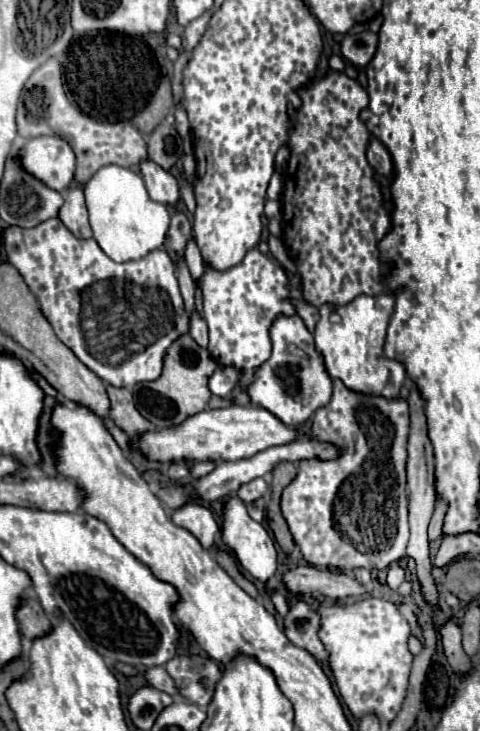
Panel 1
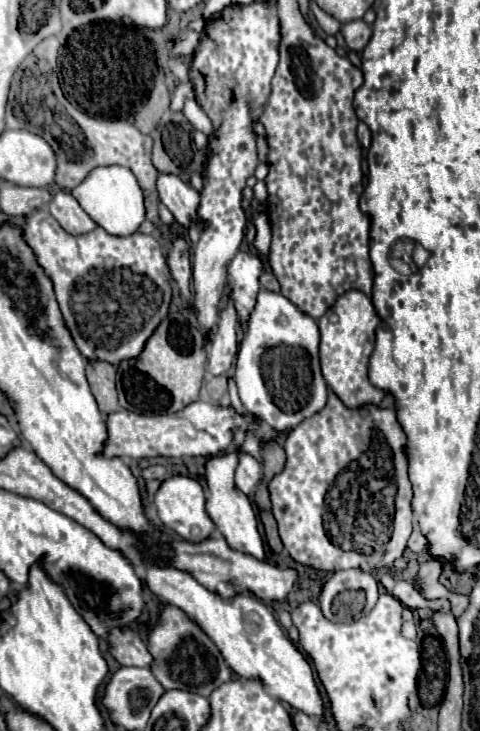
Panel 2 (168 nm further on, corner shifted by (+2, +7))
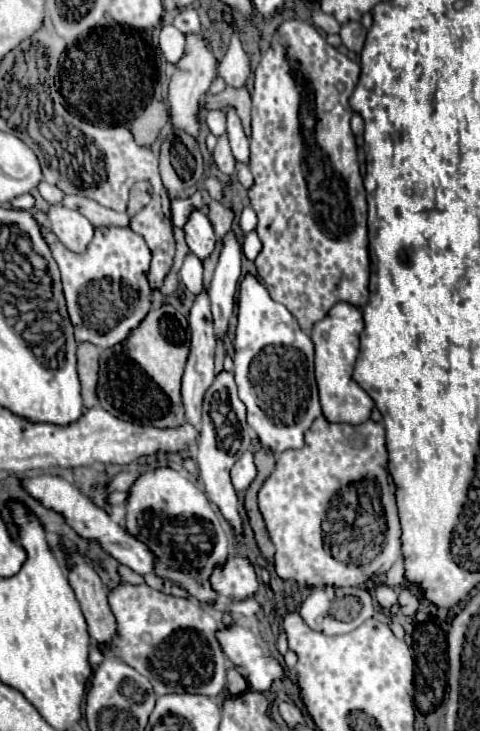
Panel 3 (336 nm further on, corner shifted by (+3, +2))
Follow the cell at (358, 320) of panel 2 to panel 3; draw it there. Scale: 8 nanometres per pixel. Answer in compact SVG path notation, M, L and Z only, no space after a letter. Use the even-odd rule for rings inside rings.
M336 303L328 315L314 325L312 329L312 341L316 347L316 385L320 393L320 405L322 415L330 423L352 423L360 425L370 419L370 411L374 407L374 401L368 397L368 393L352 379L354 363L358 357L358 345L360 345L360 333L364 329L362 313L350 305L350 303Z

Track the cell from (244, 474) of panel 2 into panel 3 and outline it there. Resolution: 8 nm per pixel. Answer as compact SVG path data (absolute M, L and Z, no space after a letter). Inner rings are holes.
M246 451L230 469L230 479L236 491L246 491L252 479L256 477L256 465L250 451Z

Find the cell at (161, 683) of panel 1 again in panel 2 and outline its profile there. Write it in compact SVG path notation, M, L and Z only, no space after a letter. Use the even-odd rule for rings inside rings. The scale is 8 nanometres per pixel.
M113 630L109 636L111 654L117 658L121 666L135 666L135 668L151 668L153 656L147 650L147 644L139 634L131 630Z

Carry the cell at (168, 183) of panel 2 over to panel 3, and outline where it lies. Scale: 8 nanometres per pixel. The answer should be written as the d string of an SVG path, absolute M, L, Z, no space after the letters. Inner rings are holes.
M192 211L184 231L186 231L186 241L188 241L190 251L202 261L210 257L210 253L216 247L216 235L208 217L202 215L200 211Z

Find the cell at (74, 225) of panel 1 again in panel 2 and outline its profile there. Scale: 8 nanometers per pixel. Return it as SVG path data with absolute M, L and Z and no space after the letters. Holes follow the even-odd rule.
M59 190L53 196L53 200L49 204L49 212L69 234L77 236L77 234L85 234L85 232L91 232L97 228L97 224L85 214L85 210L79 206L79 202L67 190Z

